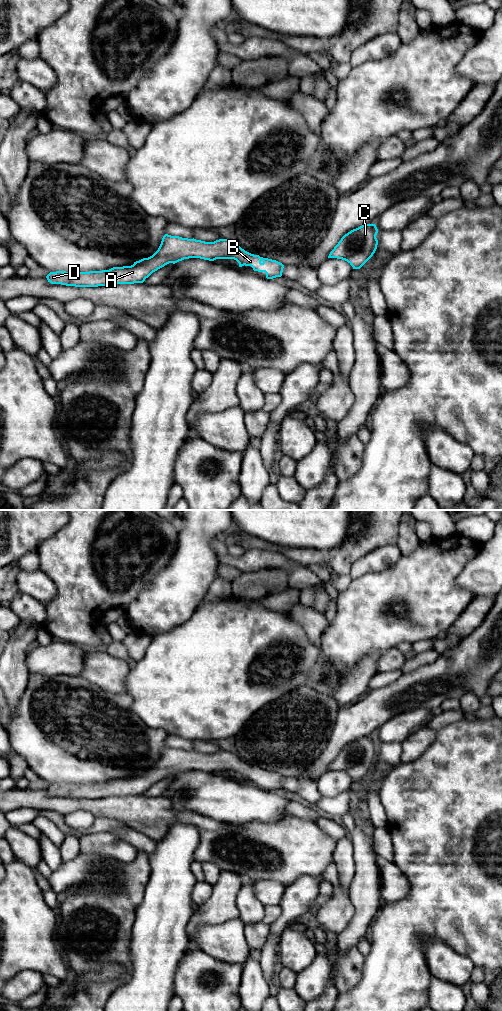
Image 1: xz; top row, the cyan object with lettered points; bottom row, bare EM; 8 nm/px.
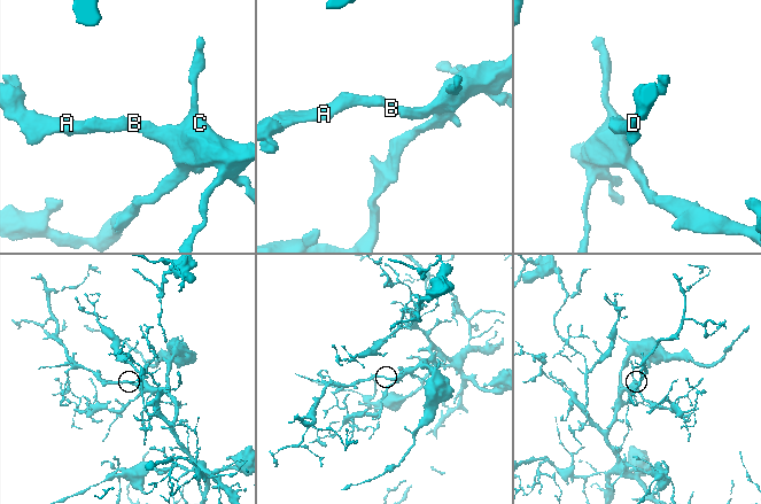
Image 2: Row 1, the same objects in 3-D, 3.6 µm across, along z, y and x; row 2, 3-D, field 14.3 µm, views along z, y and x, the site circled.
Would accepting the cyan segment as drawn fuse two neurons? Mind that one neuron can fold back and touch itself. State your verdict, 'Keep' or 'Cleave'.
Keep

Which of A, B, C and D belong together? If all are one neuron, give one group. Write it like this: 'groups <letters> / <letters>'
groups A B C D

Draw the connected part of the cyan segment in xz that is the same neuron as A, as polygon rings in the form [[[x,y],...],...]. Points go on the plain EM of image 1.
[[[165,746],[158,762],[152,768],[136,773],[131,778],[89,784],[56,783],[50,784],[46,790],[51,796],[75,799],[143,795],[153,784],[165,777],[189,770],[209,773],[234,771],[239,775],[239,779],[251,778],[254,783],[265,784],[267,791],[281,789],[284,780],[284,777],[276,772],[245,763],[236,753],[219,751],[214,754],[205,754]]]

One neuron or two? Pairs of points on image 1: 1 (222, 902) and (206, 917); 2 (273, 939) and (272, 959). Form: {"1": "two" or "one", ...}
{"1": "one", "2": "one"}

